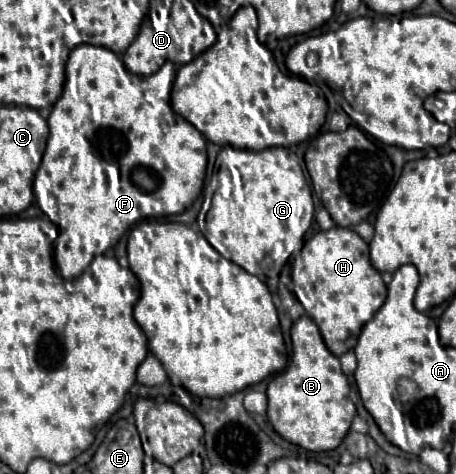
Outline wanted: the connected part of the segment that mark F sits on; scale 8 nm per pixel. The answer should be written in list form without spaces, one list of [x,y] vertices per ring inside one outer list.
[[[84,43],[84,45],[78,45],[76,49],[70,51],[70,59],[66,63],[64,93],[56,101],[56,105],[54,105],[54,109],[52,109],[52,113],[50,113],[47,119],[49,136],[46,143],[46,151],[43,153],[42,161],[33,184],[33,192],[38,207],[58,229],[58,237],[54,241],[54,261],[57,270],[60,271],[60,275],[64,279],[76,279],[78,275],[82,275],[90,267],[90,263],[92,263],[92,259],[96,255],[102,255],[106,249],[114,247],[118,243],[118,239],[136,223],[142,221],[142,219],[178,215],[184,209],[188,209],[198,199],[198,195],[201,195],[207,166],[207,141],[204,135],[200,135],[200,131],[196,131],[196,127],[192,127],[192,123],[188,123],[182,117],[176,117],[174,111],[172,111],[172,107],[170,107],[170,89],[172,89],[172,83],[174,83],[174,73],[176,73],[174,63],[164,63],[164,67],[160,67],[160,71],[156,71],[150,77],[134,75],[134,73],[130,73],[124,67],[124,63],[120,61],[120,57],[116,53],[112,53],[110,49],[106,49],[106,47],[96,47],[96,45],[86,45]]]

